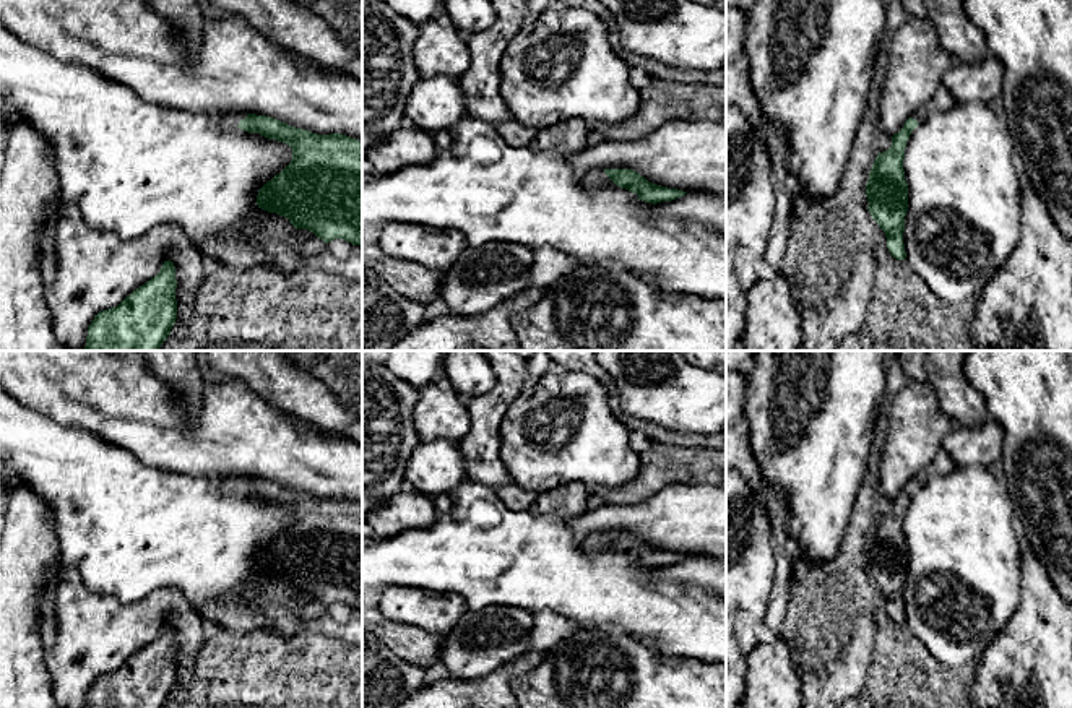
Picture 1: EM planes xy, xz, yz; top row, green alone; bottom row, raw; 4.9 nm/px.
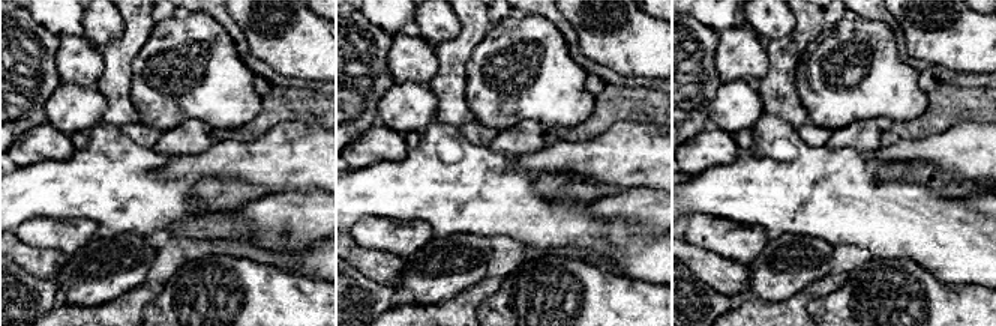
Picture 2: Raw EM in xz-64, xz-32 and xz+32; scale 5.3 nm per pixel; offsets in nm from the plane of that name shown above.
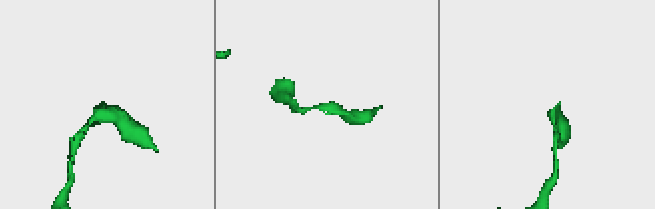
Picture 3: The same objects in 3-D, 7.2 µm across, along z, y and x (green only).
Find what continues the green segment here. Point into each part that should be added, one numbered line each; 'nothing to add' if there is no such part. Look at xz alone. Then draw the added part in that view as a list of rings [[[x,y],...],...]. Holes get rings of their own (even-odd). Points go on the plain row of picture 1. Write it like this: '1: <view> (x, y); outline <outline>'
1: xz (595, 543); outline [[[594,533],[581,537],[580,547],[585,554],[596,554],[604,550],[617,550],[604,536],[604,533]]]

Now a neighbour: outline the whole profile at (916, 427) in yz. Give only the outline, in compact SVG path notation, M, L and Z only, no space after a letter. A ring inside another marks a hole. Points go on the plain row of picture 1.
M908 382L897 395L880 455L879 487L888 499L898 497L905 486L942 450L942 442L955 422L940 409L932 385Z

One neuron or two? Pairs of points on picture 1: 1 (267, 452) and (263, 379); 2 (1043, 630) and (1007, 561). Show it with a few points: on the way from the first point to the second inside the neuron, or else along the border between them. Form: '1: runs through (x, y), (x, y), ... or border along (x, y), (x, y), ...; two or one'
1: border along (233, 377), (246, 382), (273, 406), (298, 419); two
2: border along (1022, 548), (1019, 604), (1007, 621); two

